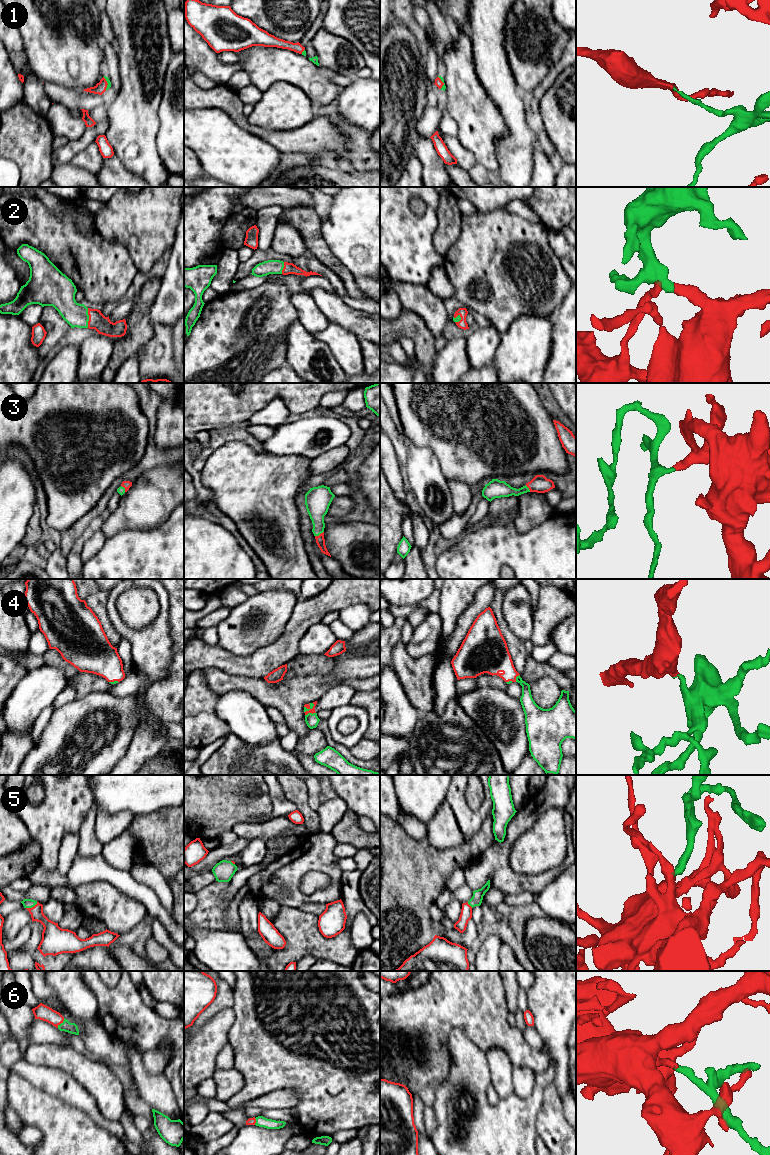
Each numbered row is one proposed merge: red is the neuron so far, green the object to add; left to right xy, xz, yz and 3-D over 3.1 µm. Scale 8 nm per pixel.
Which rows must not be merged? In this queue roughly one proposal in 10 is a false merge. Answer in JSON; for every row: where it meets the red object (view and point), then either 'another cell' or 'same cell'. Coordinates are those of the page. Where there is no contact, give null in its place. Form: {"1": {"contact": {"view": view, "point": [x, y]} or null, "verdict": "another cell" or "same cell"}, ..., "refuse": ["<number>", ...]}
{"1": {"contact": {"view": "xy", "point": [107, 83]}, "verdict": "same cell"}, "2": {"contact": {"view": "xy", "point": [89, 318]}, "verdict": "same cell"}, "3": {"contact": {"view": "xz", "point": [320, 534]}, "verdict": "same cell"}, "4": {"contact": {"view": "xz", "point": [310, 709]}, "verdict": "same cell"}, "5": {"contact": {"view": "xy", "point": [32, 907]}, "verdict": "same cell"}, "6": {"contact": {"view": "xy", "point": [61, 1022]}, "verdict": "same cell"}, "refuse": []}

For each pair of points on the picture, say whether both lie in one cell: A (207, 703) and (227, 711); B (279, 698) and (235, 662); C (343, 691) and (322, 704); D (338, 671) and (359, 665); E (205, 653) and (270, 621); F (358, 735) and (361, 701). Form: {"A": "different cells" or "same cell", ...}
{"A": "different cells", "B": "different cells", "C": "same cell", "D": "same cell", "E": "different cells", "F": "different cells"}

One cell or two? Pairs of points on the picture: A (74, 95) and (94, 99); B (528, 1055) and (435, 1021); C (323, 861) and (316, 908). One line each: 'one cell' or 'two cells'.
A: one cell
B: one cell
C: two cells

